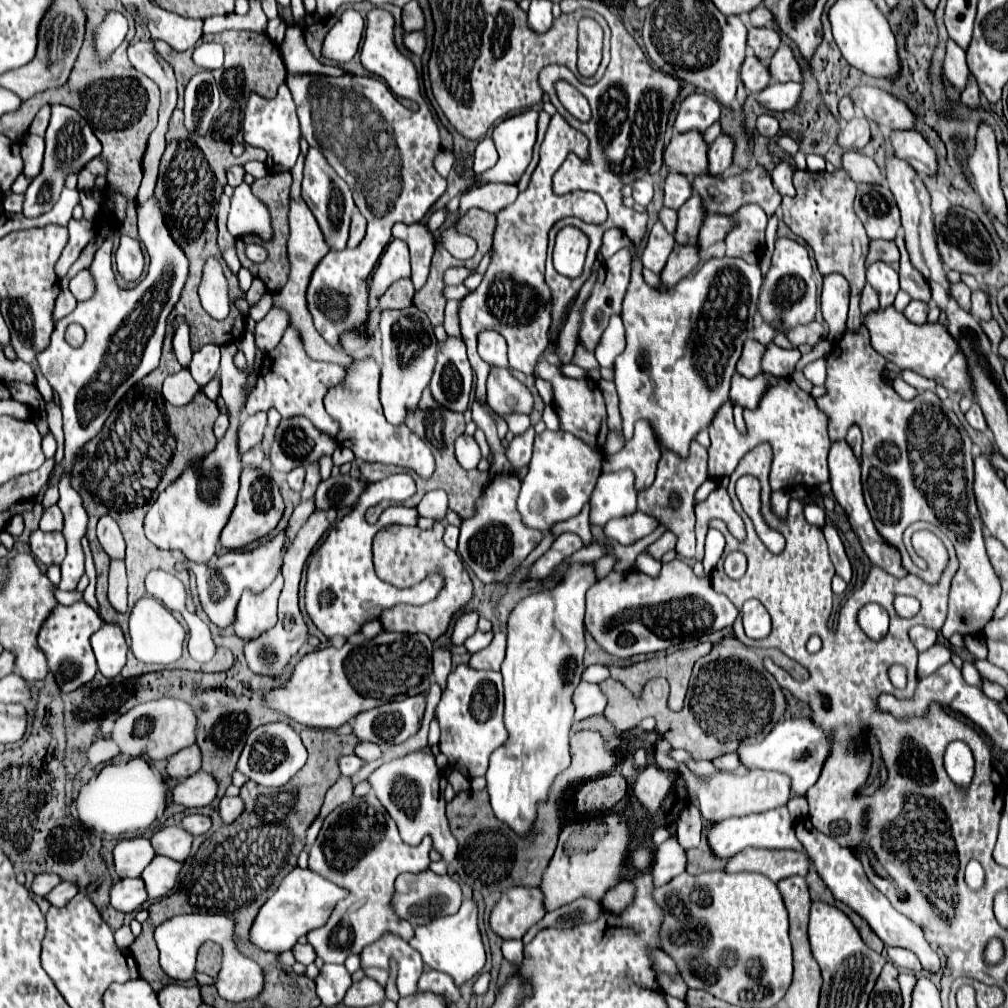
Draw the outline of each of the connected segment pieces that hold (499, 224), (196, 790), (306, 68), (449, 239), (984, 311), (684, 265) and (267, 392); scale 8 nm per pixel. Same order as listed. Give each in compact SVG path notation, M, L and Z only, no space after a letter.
M538 111L538 143L536 147L542 143L540 147L540 163L538 167L534 169L534 173L524 173L522 179L518 181L518 189L522 191L518 195L518 199L508 205L506 209L498 211L496 213L496 231L494 231L494 245L492 245L492 261L482 277L482 283L470 291L462 301L460 301L460 333L462 333L462 339L468 347L468 359L472 363L472 369L476 376L475 384L475 399L481 403L486 401L486 381L490 372L490 366L480 359L480 355L476 353L476 335L478 331L484 331L484 329L494 329L498 333L502 333L502 337L506 339L508 343L508 359L510 359L510 365L512 369L518 369L526 375L532 373L534 369L534 363L538 363L540 355L548 349L548 329L550 329L550 323L552 323L552 317L550 317L550 289L546 287L544 283L544 261L546 261L546 243L548 243L548 231L552 229L552 225L564 217L578 217L582 219L584 223L604 223L606 221L606 205L604 201L600 199L600 195L596 193L566 193L566 195L554 195L552 193L552 175L556 173L556 169L564 163L564 159L568 157L570 151L574 151L578 155L578 131L572 129L558 113L550 115L546 111Z
M198 771L194 777L180 781L172 789L172 801L184 807L204 807L214 801L216 791L218 791L216 781L208 773Z
M288 26L278 49L280 49L288 75L328 75L328 77L344 75L342 69L322 65L312 57L305 43L303 30L300 28Z
M457 222L446 228L436 240L436 245L442 244L450 254L462 261L472 258L477 249L477 243L469 236L455 230Z
M974 291L972 293L972 309L970 313L976 317L976 319L982 319L982 321L990 321L992 319L992 311L990 311L990 303L988 303L988 295L982 293L982 291Z
M674 245L666 267L660 273L662 289L672 289L698 267L696 245Z
M288 327L284 337L282 337L282 341L278 343L278 347L264 355L256 389L250 393L250 397L246 401L246 411L248 411L248 415L254 415L258 411L268 411L270 407L274 407L284 419L296 417L296 415L304 415L320 431L324 431L330 437L336 437L338 425L326 413L322 399L324 399L326 391L330 389L330 381L334 385L334 383L340 383L342 379L344 379L344 369L340 365L312 361L306 355L296 329Z

